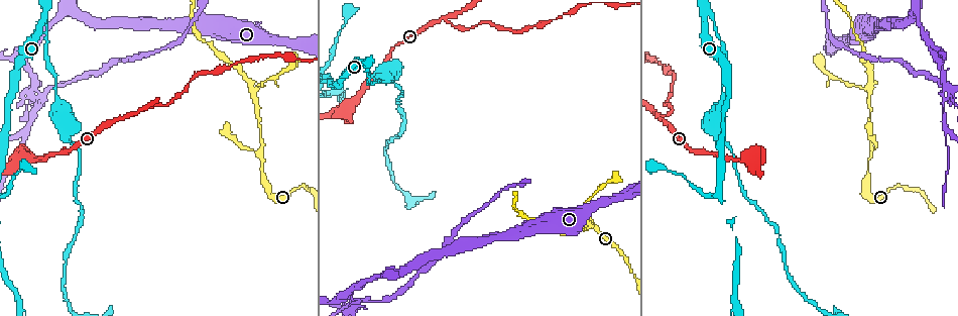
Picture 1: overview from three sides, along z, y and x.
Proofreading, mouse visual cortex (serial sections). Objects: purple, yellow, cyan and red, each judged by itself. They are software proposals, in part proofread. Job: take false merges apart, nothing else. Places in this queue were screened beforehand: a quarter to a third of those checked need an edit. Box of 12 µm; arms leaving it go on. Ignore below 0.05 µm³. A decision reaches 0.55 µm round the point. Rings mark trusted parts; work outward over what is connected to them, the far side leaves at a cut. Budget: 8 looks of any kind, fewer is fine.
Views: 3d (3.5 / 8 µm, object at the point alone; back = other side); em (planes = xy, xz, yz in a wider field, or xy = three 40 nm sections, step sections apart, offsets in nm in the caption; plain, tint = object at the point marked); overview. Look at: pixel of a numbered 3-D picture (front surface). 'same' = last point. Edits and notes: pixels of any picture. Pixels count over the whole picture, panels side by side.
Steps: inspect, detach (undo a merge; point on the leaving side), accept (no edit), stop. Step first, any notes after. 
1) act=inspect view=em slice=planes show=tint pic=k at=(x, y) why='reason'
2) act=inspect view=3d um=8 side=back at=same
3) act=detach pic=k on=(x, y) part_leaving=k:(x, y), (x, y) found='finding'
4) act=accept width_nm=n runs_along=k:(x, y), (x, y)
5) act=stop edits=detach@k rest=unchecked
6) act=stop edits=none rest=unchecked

act=inspect view=3d um=3.5 side=back pic=1 at=(870, 156) why='three-way junction'

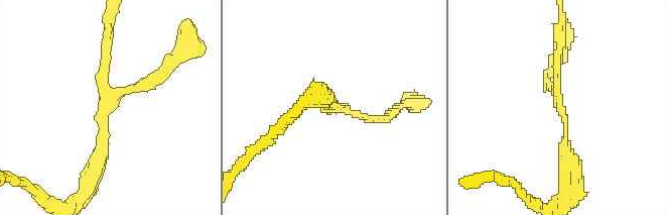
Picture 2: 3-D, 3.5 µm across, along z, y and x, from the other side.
act=inspect view=em slice=planes show=tint pic=2 at=(105, 102) arms=3 arm_widths_nm=150,150,250

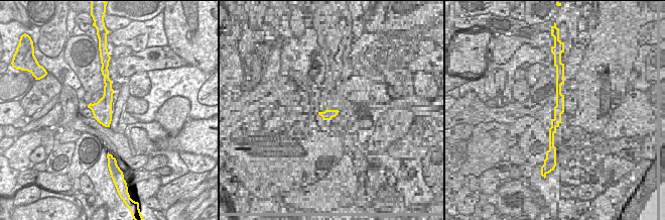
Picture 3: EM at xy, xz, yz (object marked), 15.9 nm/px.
act=inspect view=em slice=xy step=5 show=tint at=same

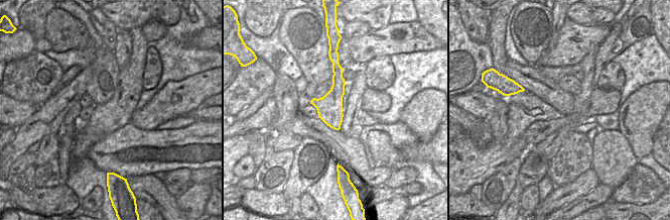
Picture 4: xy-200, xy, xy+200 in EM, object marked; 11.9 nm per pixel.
act=accept runs_along=2:(93, 169), (105, 137), (109, 35) found='continuous, no second cell'

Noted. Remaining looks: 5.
act=inspect view=3d um=3.5 pic=1 at=(254, 92) why='sharp bend'

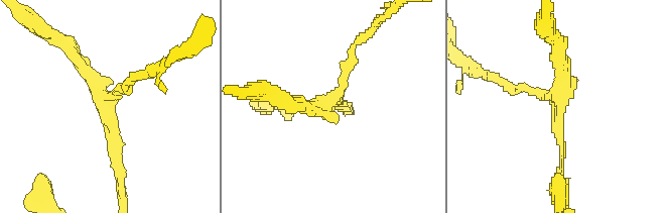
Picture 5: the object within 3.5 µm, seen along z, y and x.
act=inspect view=em slice=xy step=1 show=tint pic=5 at=(559, 105) why='now the EM'

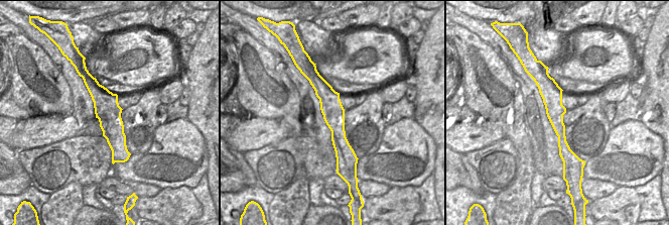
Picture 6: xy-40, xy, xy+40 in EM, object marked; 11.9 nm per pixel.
act=accept arm_widths_nm=150,150,150 runs_along=5:(120, 168), (105, 105), (71, 49) found='continuous, no second cell'

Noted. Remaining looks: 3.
act=inspect view=3d um=3.5 pic=1 at=(604, 187) why='sudden change in width'

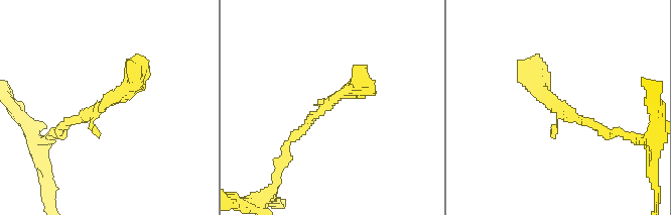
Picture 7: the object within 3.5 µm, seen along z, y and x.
act=inspect view=em slice=xy step=5 show=tint pic=7 at=(551, 101)

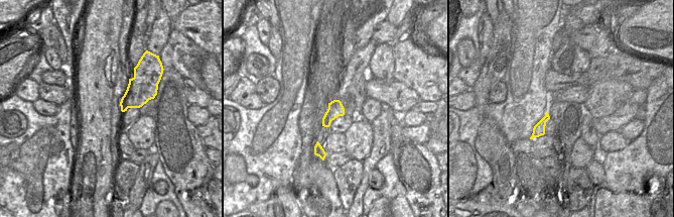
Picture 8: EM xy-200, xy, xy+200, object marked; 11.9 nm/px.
act=inspect view=em slice=xy step=1 show=tint at=same why='another direction'

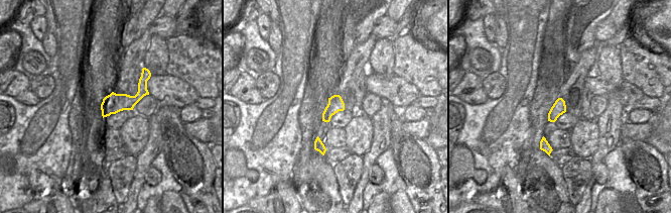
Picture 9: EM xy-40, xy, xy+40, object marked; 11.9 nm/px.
act=accept width_nm=180 runs_along=7:(285, 143), (339, 94), (360, 89), (354, 66) found='all the same cell'

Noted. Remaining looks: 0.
act=stop edits=none rest=unchecked

